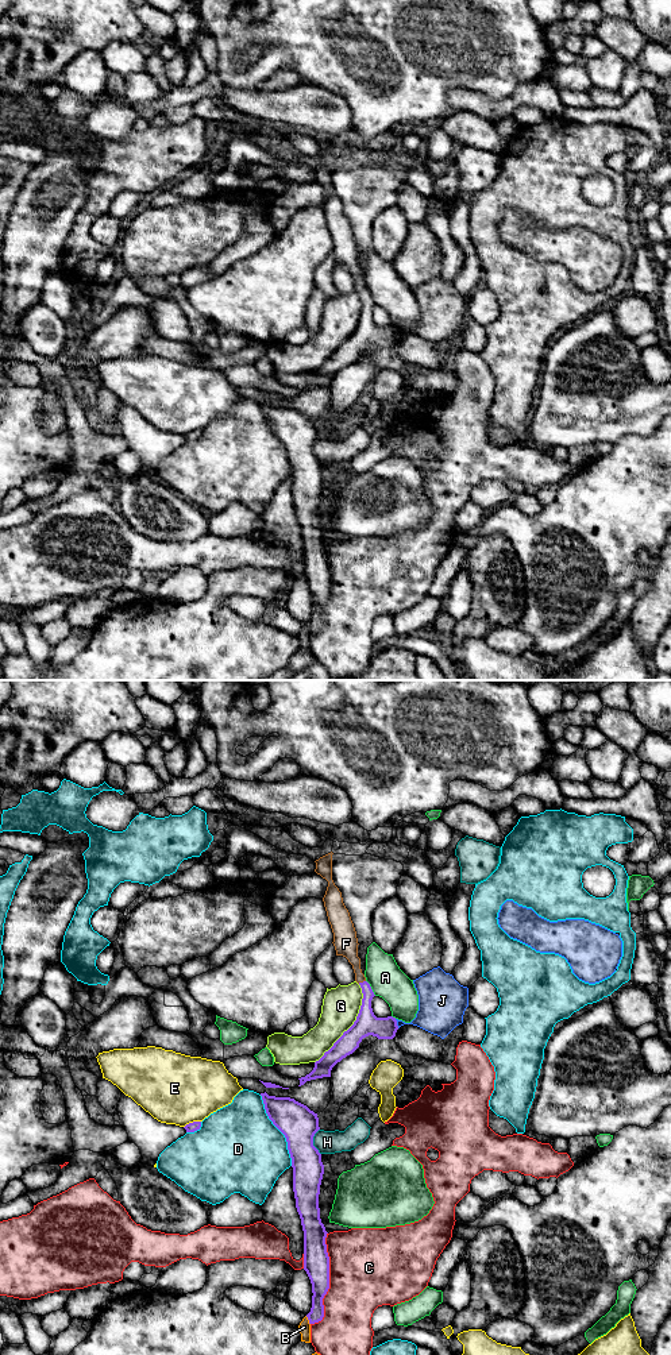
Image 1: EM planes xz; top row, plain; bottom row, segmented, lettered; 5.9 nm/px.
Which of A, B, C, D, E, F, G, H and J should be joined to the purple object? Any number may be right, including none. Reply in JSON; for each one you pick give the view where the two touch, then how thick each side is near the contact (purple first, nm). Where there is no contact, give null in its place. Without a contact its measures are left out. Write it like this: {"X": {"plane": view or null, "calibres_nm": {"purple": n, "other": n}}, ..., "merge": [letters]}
{"F": {"plane": "xz", "calibres_nm": {"purple": 140, "other": 140}}, "merge": ["F"]}

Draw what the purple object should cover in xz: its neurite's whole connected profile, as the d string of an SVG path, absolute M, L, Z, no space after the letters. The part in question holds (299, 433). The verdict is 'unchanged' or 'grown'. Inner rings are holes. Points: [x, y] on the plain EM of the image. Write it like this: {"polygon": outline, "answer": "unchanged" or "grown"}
{"polygon": "M266 401L261 402L261 405L269 428L285 444L292 467L293 501L296 517L304 540L304 579L311 588L313 602L312 617L306 626L309 633L315 633L321 630L324 626L323 607L329 598L329 565L325 553L328 541L321 532L319 517L319 503L324 483L324 474L321 471L321 463L313 455L313 445L320 439L319 426L317 422L294 408L269 405Z", "answer": "unchanged"}

